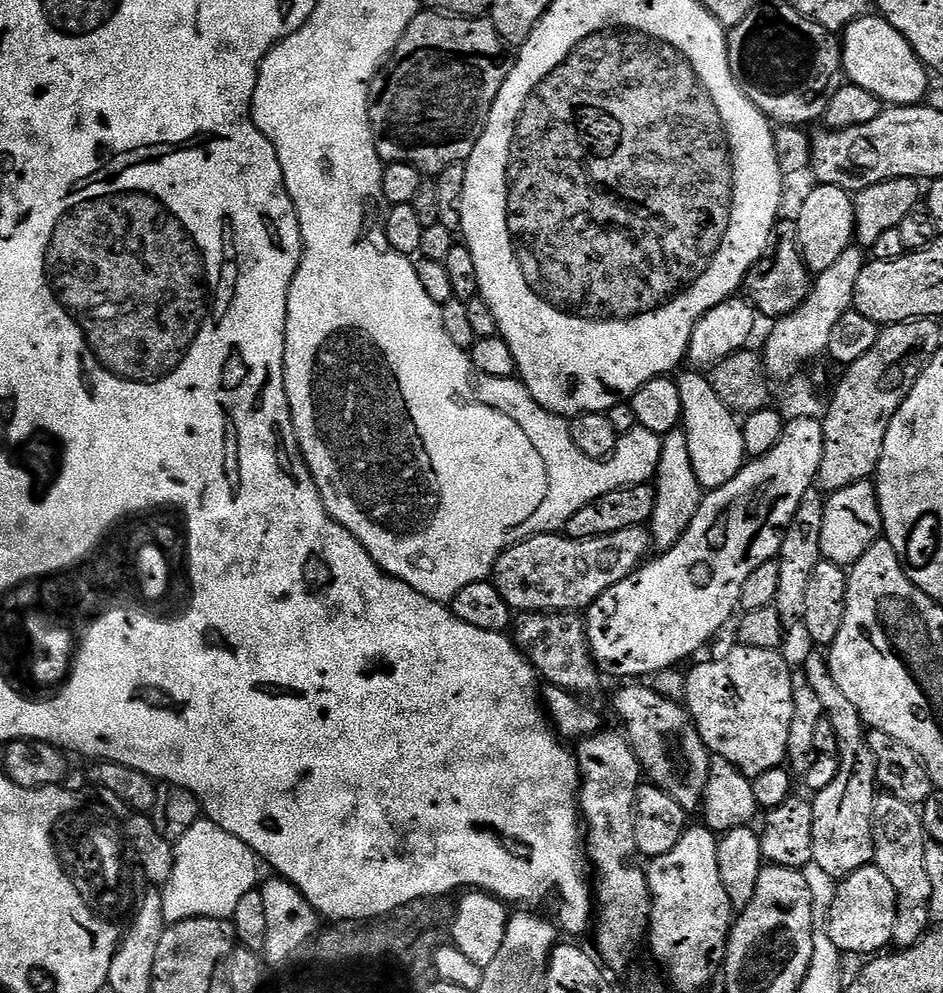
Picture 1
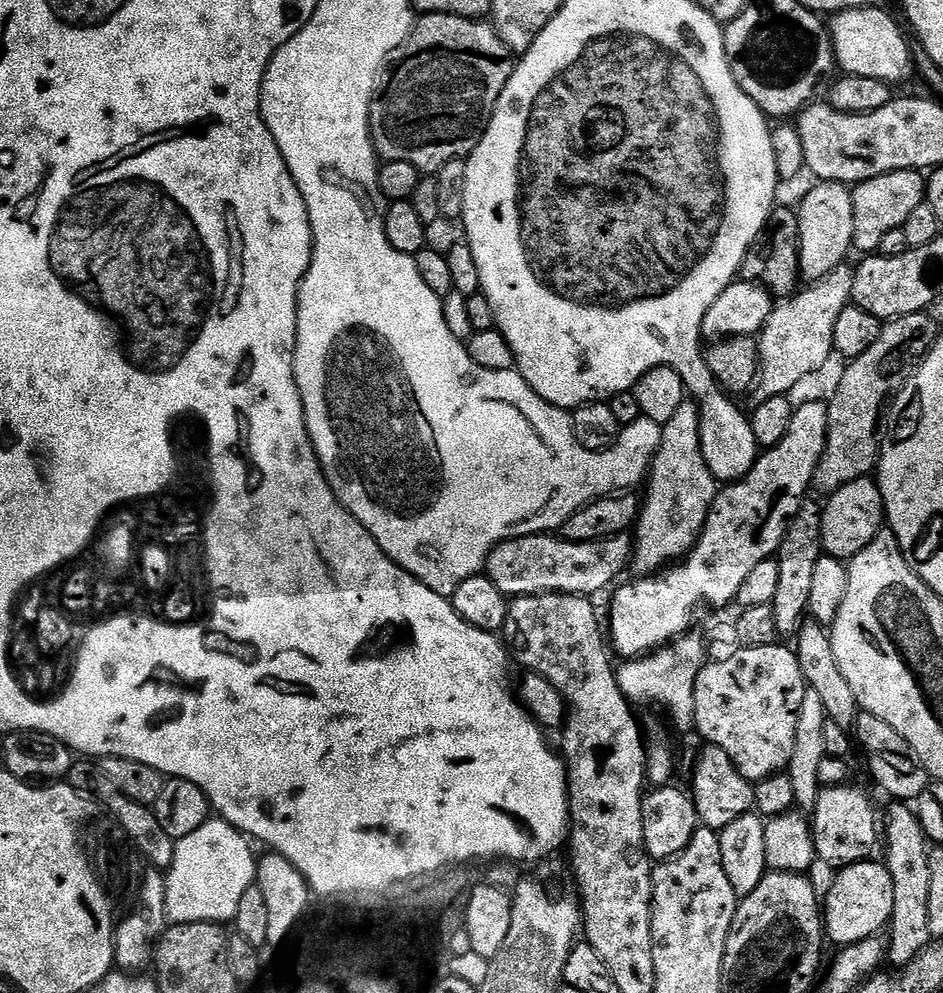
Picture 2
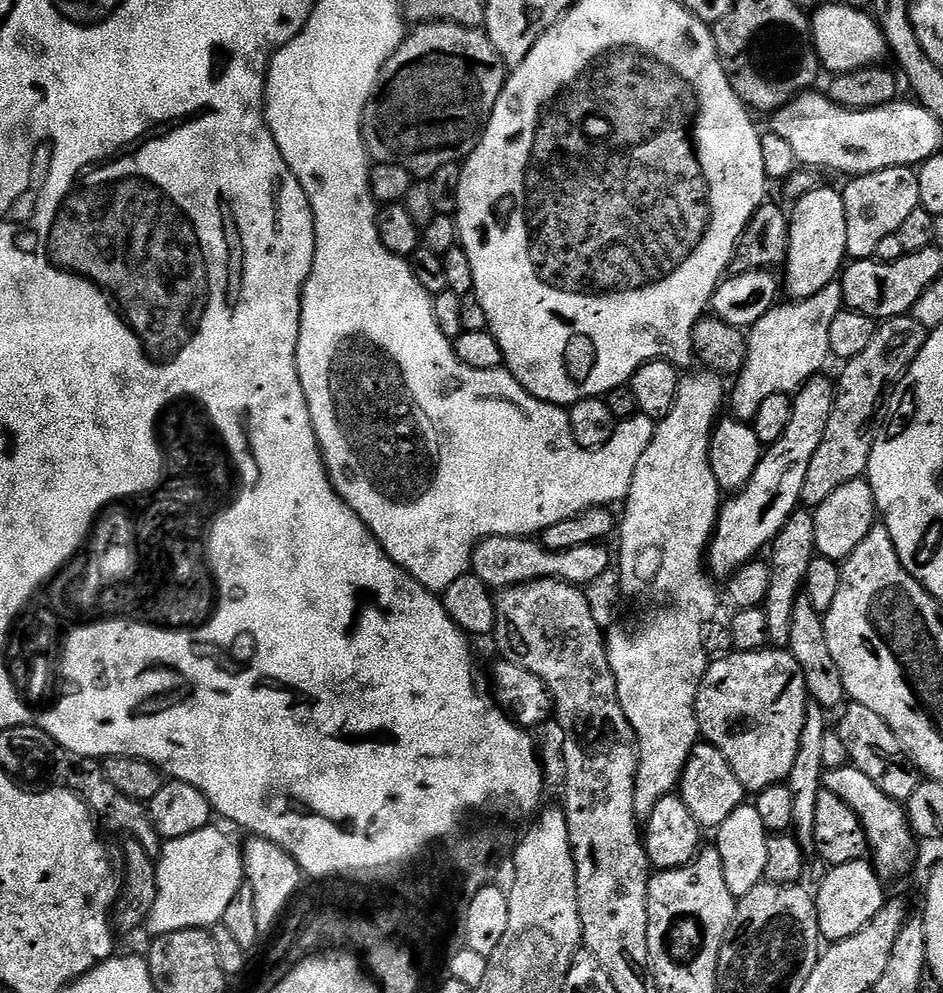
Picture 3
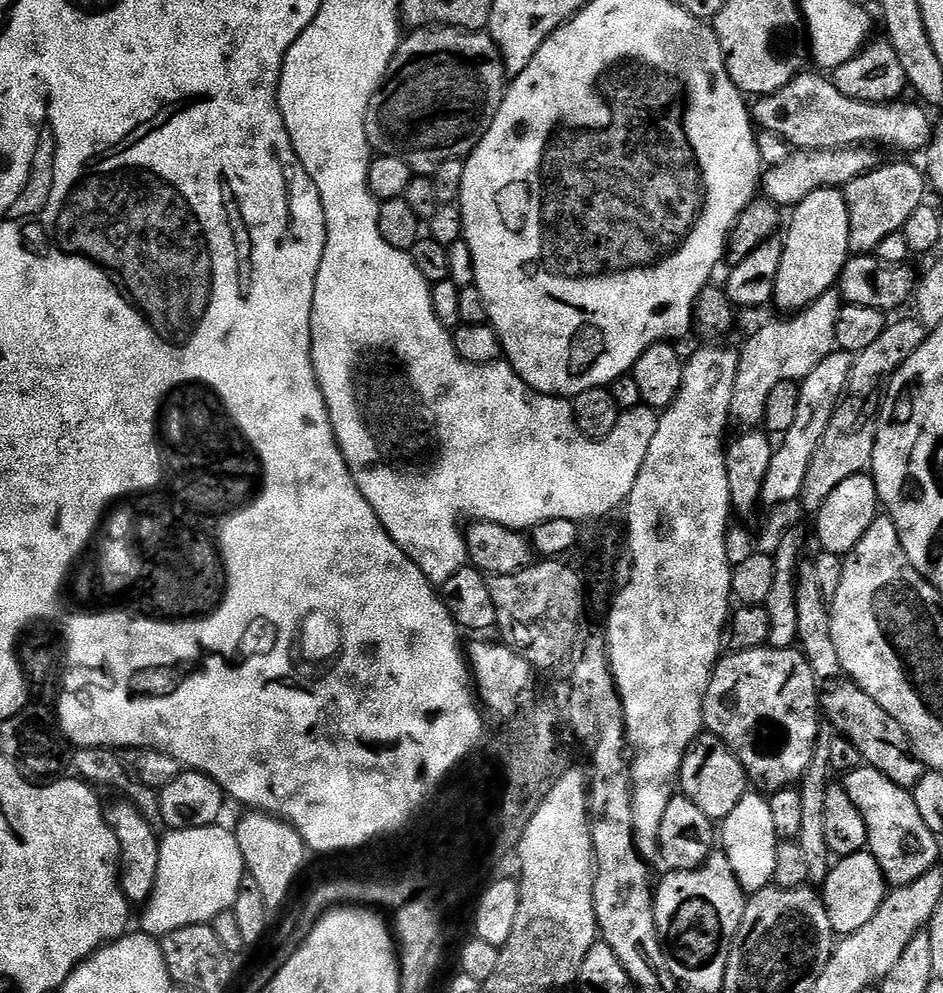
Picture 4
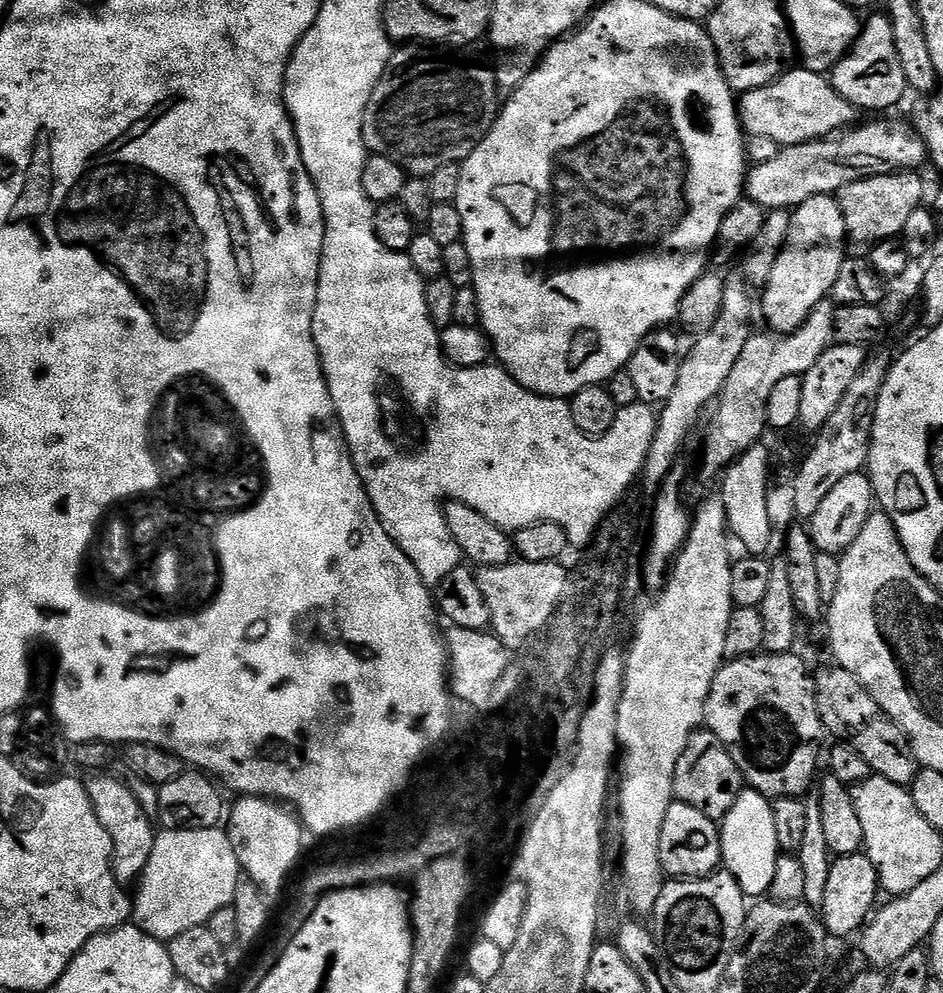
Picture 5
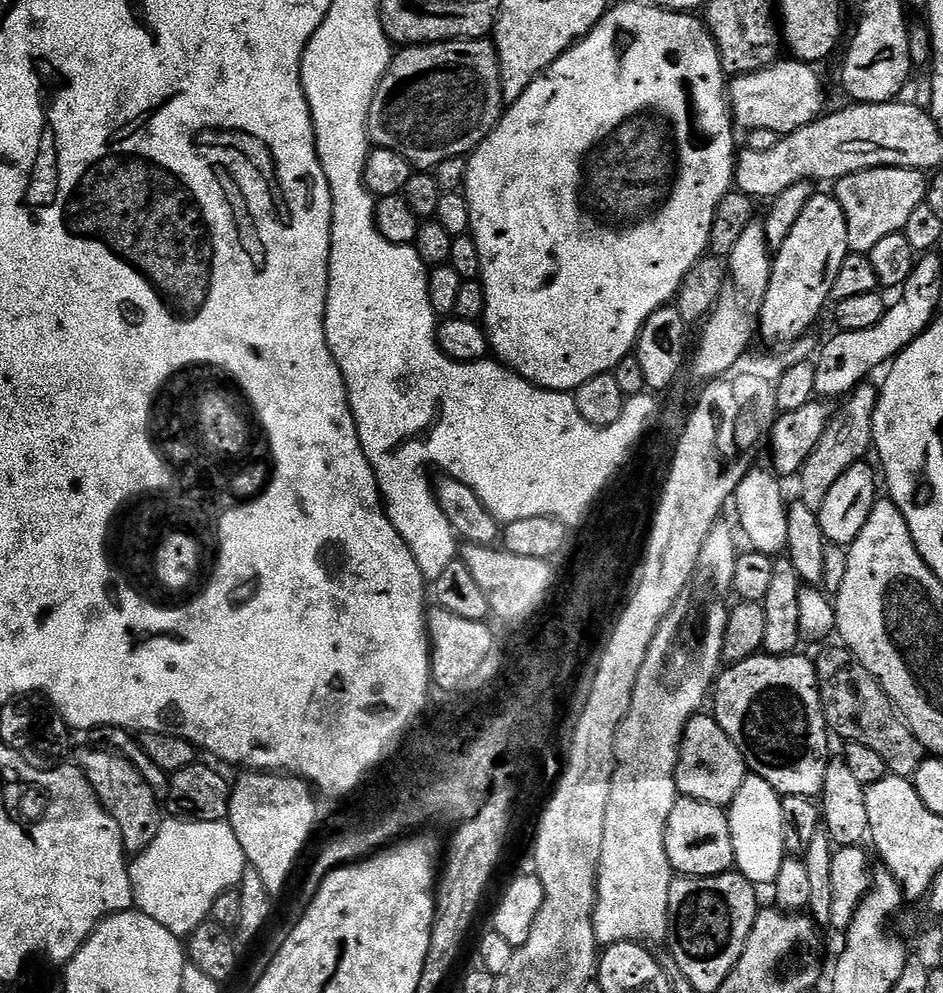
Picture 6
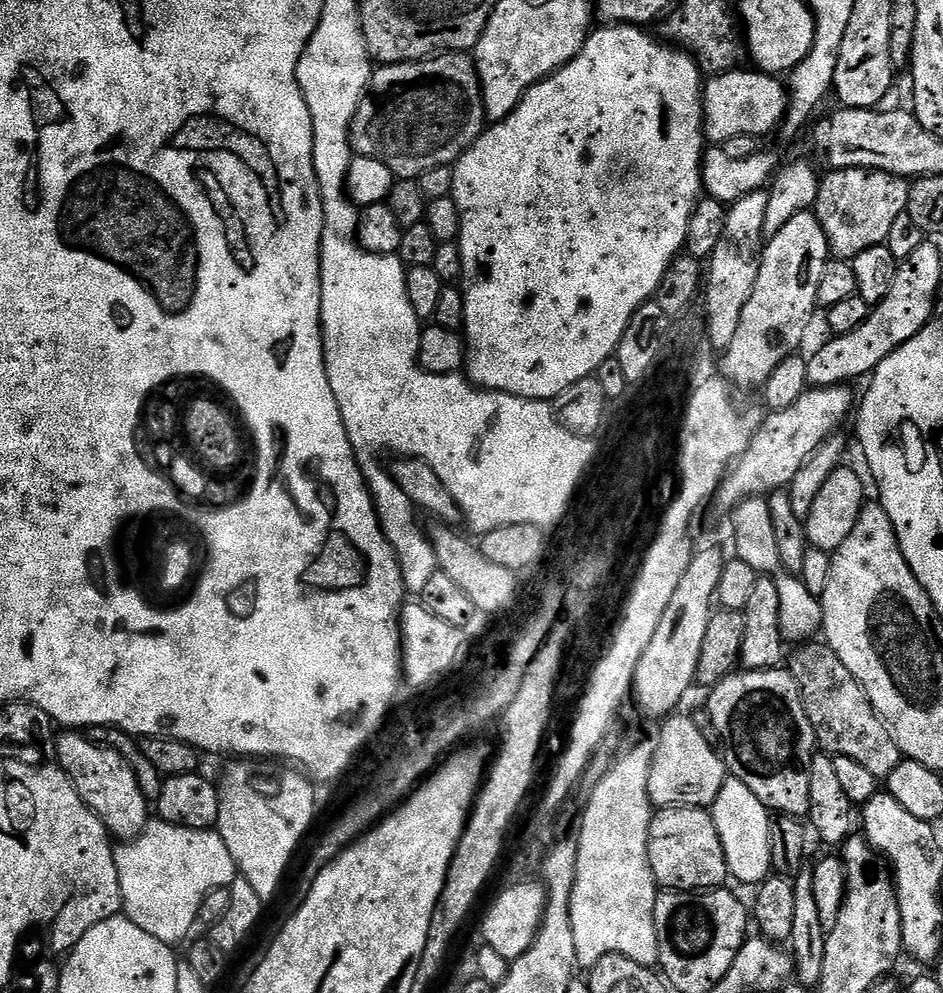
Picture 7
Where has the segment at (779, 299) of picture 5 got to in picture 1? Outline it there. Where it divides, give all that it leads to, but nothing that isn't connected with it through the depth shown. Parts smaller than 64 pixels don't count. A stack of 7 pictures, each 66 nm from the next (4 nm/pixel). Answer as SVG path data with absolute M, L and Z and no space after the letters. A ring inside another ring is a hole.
M817 183L816 189L800 204L800 213L794 216L796 233L800 239L808 271L819 274L830 270L847 248L853 247L856 234L856 206L853 193L833 184Z

